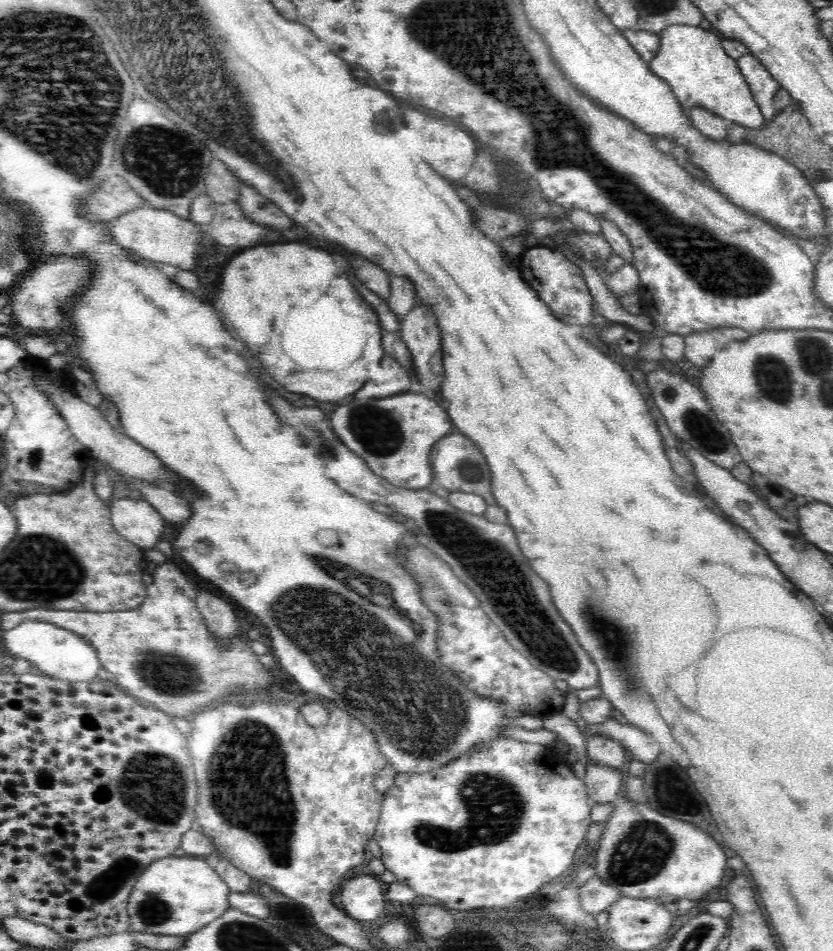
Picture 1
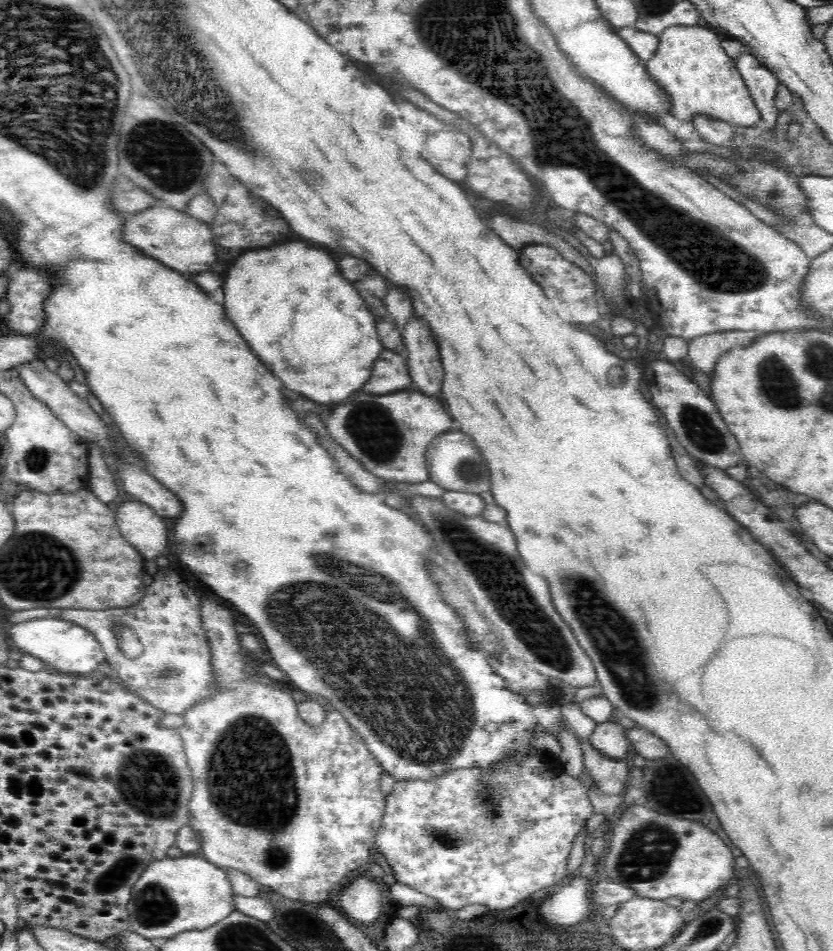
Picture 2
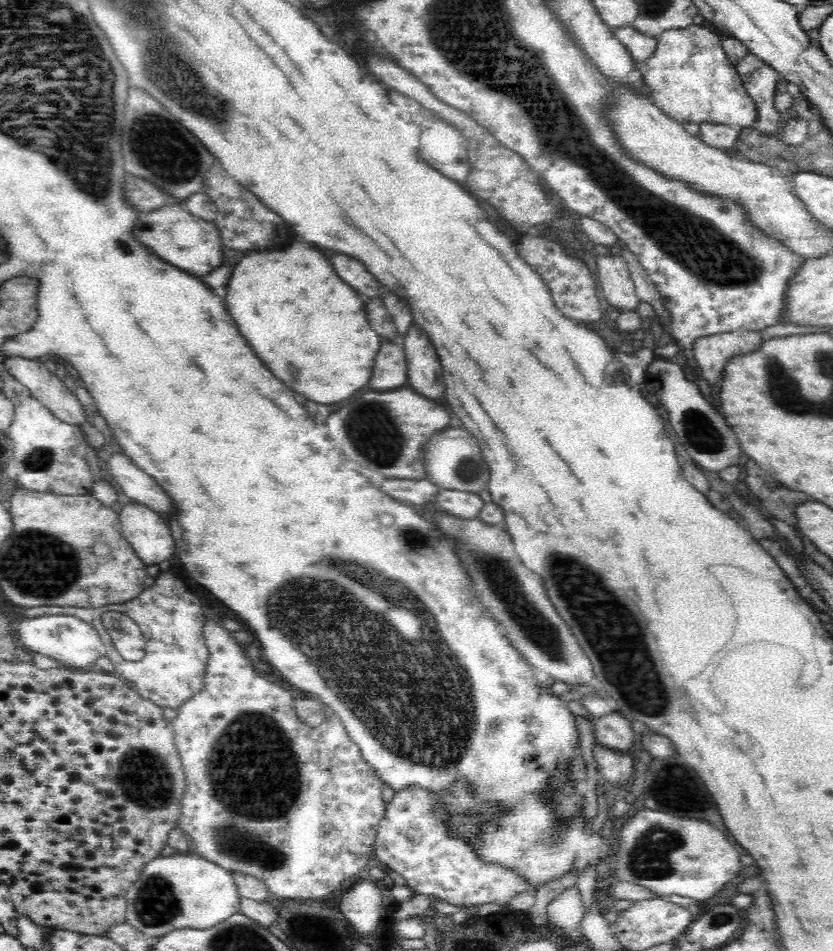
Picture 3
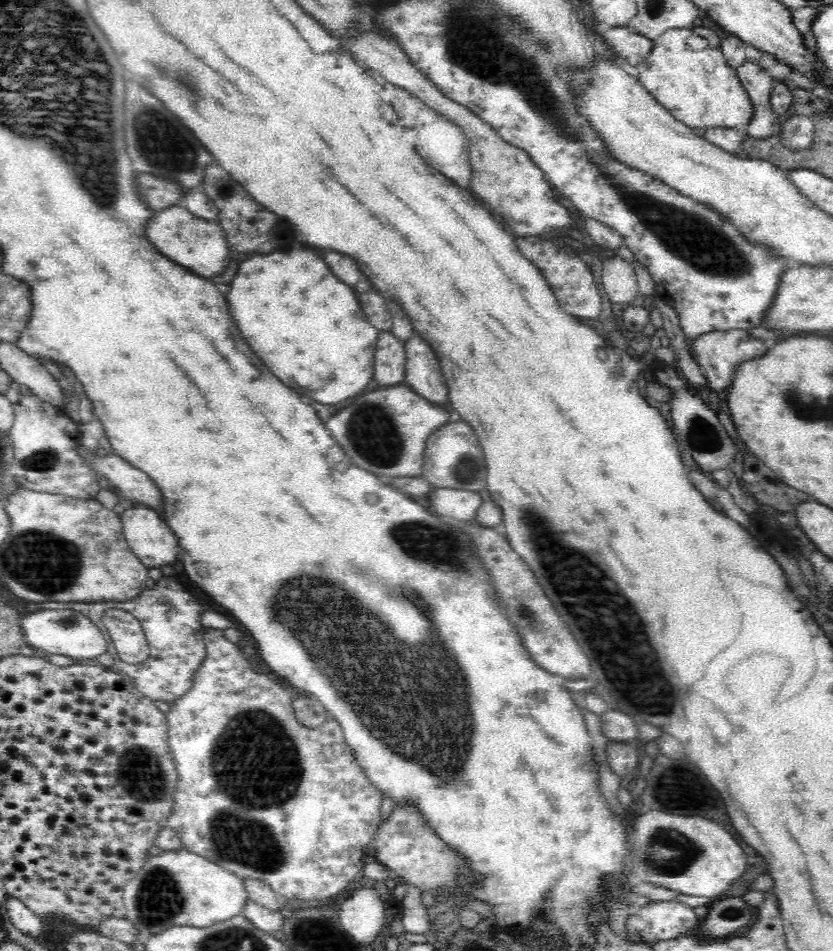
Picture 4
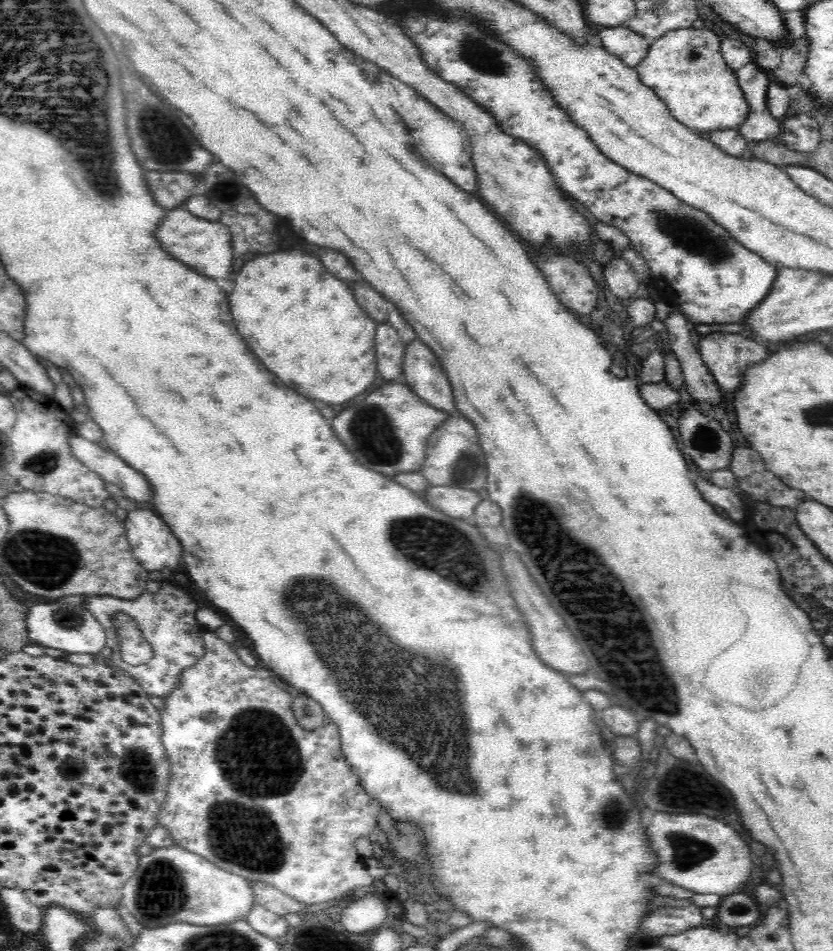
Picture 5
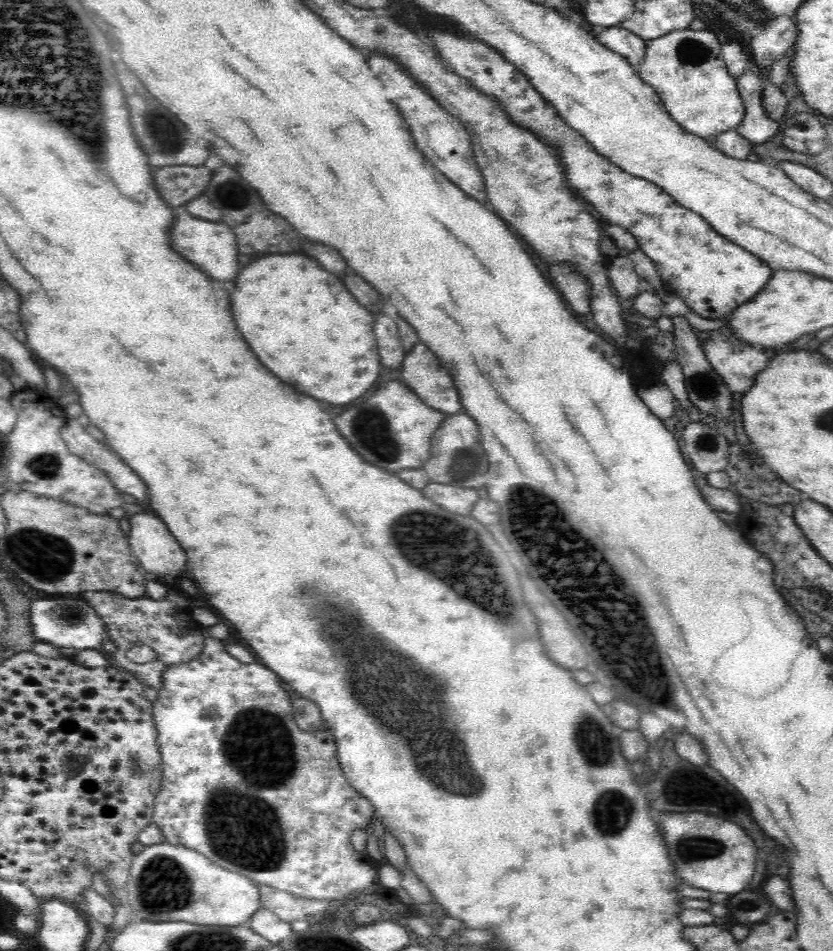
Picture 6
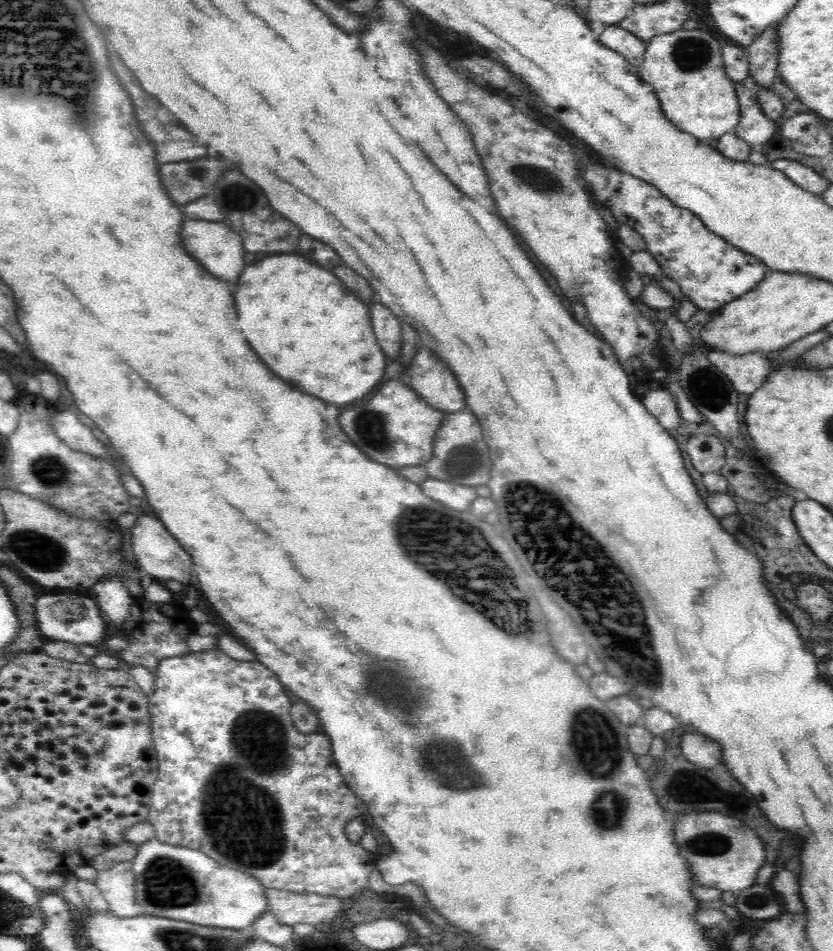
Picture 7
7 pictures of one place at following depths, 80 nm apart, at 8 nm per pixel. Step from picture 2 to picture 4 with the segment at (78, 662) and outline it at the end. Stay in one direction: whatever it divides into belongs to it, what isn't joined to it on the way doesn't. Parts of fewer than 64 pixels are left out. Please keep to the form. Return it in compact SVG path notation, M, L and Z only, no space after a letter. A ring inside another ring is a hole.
M28 610L22 615L20 626L23 636L36 648L48 650L47 654L64 655L76 659L95 660L107 652L108 640L88 616L72 610Z

